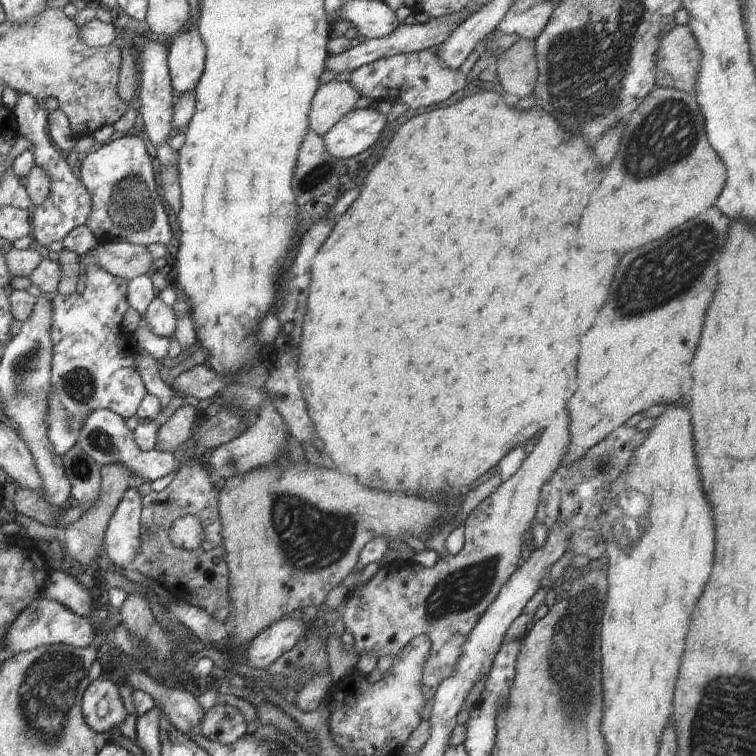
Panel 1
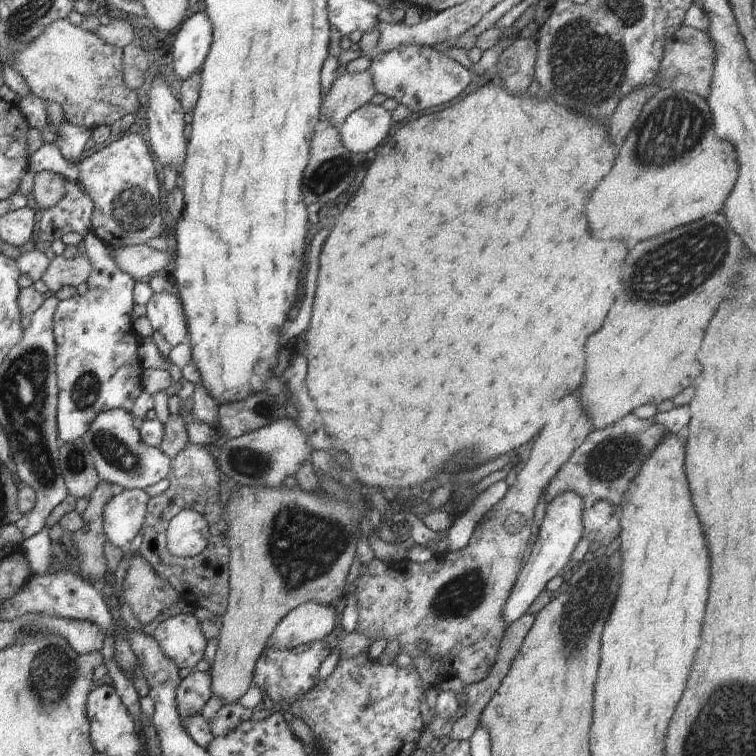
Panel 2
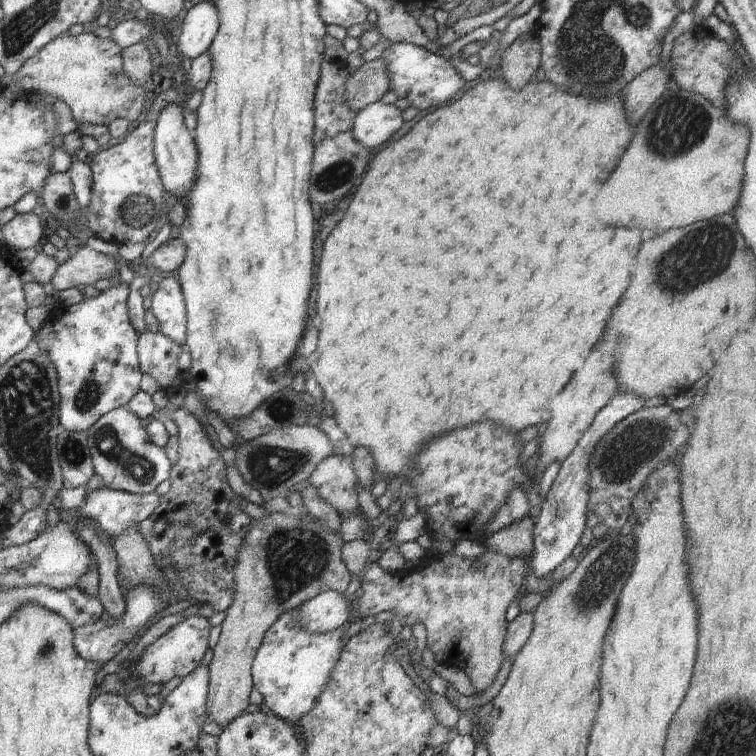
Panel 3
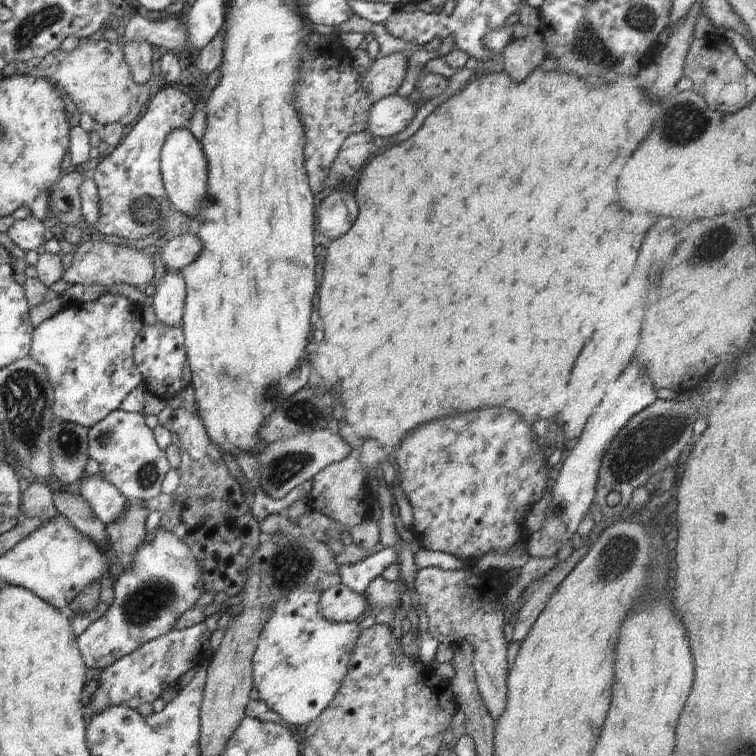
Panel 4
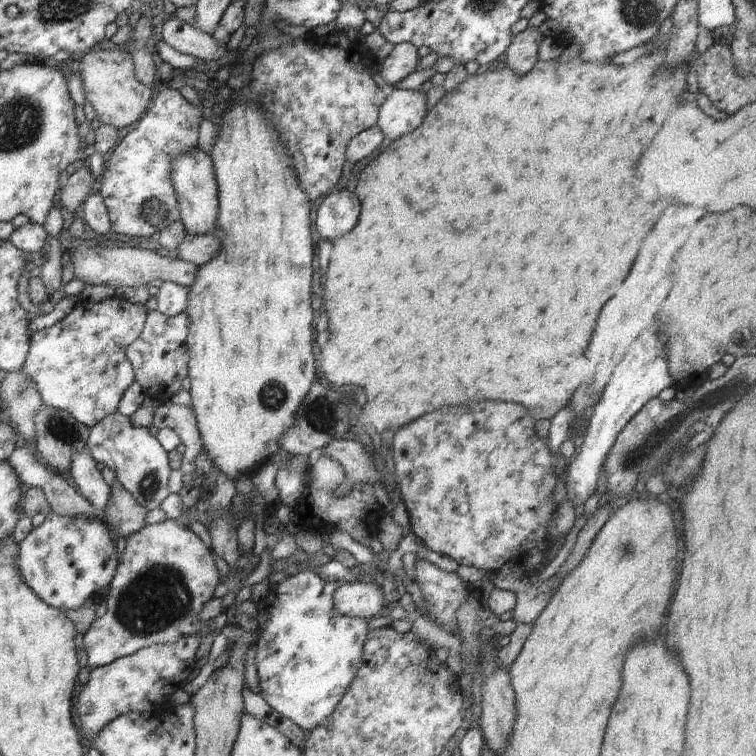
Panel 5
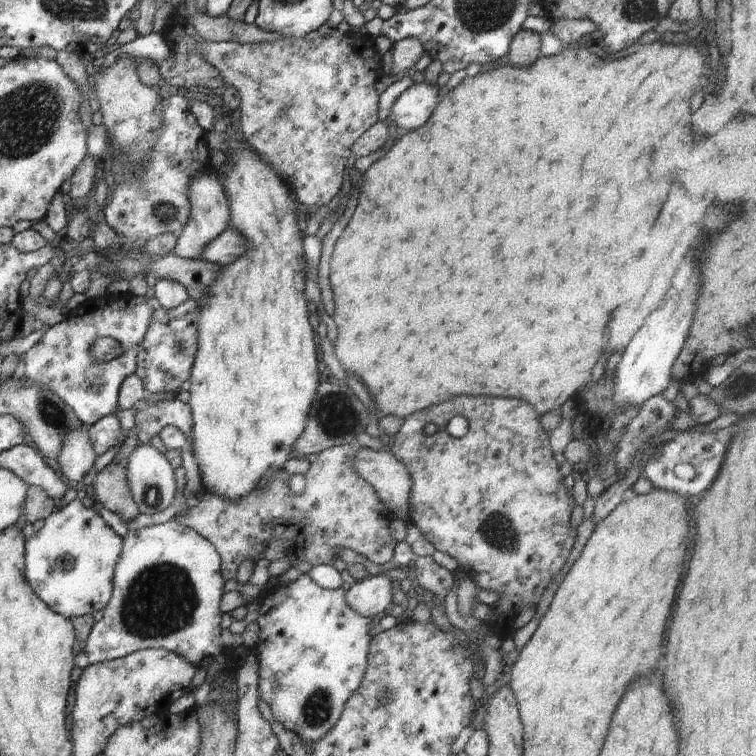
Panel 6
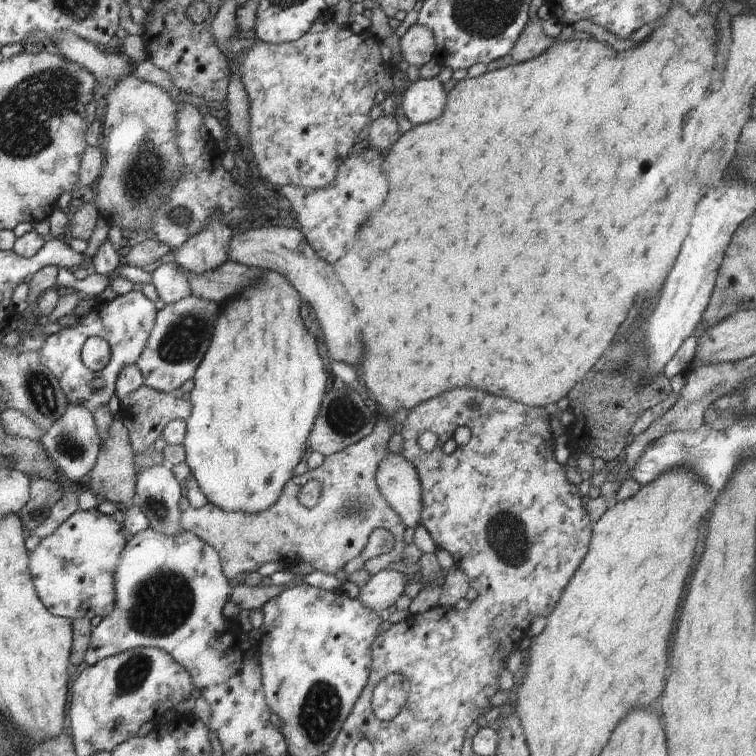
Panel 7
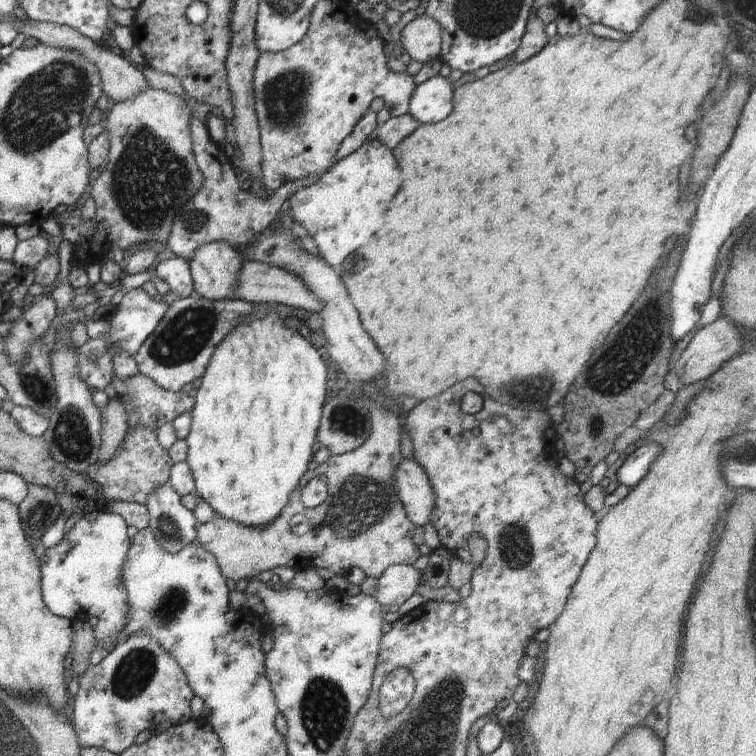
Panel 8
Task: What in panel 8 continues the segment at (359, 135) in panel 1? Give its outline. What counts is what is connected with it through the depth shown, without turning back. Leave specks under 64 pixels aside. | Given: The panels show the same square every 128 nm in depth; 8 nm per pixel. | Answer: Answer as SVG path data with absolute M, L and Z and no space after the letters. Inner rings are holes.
M442 76L418 84L410 98L409 114L421 124L444 120L453 108L453 86Z

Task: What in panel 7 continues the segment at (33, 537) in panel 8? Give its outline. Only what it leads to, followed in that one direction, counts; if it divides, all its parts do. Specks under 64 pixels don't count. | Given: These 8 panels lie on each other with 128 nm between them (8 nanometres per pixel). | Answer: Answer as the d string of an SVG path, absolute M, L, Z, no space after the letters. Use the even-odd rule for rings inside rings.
M32 479L29 485L29 500L18 512L23 529L34 532L48 518L54 504L62 497L62 487L56 481Z

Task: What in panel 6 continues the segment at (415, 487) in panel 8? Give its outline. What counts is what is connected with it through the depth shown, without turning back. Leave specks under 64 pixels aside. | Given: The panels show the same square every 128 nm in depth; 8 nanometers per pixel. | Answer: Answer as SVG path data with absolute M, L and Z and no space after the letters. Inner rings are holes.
M362 448L353 458L353 469L374 487L394 518L410 523L408 514L412 483L405 464L391 451Z

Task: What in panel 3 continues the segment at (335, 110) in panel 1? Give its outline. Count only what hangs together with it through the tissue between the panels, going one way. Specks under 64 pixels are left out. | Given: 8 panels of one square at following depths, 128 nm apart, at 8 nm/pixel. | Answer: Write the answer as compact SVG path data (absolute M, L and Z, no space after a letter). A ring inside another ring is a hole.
M382 59L365 62L348 77L345 95L347 103L358 112L391 90L391 78Z

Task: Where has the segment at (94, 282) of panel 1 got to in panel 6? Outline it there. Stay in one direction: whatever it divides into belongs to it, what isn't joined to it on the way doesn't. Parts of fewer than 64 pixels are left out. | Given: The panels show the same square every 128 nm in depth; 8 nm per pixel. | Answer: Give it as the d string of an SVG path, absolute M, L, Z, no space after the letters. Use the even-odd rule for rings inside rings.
M133 294L122 297L105 295L76 307L60 324L49 327L42 339L22 355L25 378L30 379L34 384L43 384L43 387L57 394L72 408L78 420L88 427L102 417L114 414L119 406L119 388L122 381L135 372L138 347L150 326L153 309L148 305L147 299L145 296L139 297ZM98 337L110 337L117 340L122 354L111 361L95 361L90 356L89 350L90 345Z

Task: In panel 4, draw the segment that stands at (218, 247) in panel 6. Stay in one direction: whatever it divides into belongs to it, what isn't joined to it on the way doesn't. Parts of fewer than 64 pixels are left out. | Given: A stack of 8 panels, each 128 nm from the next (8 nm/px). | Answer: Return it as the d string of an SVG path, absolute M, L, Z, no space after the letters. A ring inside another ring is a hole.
M188 232L169 241L162 241L158 251L169 272L179 272L201 255L202 247L200 238Z

